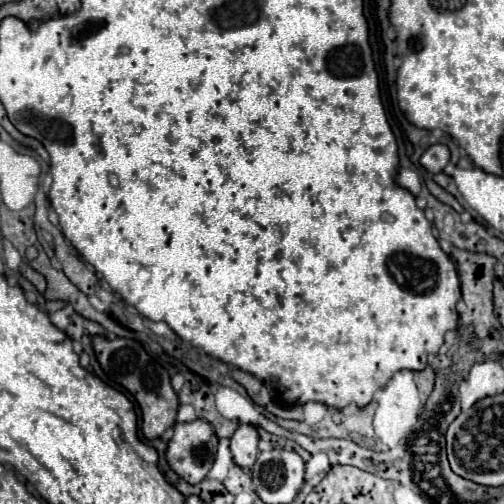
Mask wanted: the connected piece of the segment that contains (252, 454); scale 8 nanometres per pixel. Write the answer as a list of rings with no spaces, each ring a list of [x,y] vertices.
[[[240,425],[230,437],[230,451],[242,469],[250,469],[258,457],[258,431],[252,425]]]

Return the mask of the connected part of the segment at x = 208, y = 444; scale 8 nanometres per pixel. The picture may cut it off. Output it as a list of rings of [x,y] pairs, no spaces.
[[[198,419],[198,421],[192,421],[192,423],[176,423],[174,435],[168,441],[166,461],[176,475],[180,475],[184,481],[194,485],[194,483],[200,483],[206,477],[206,473],[210,471],[210,467],[214,463],[217,445],[218,437],[214,435],[214,431],[210,429],[210,425],[206,421]]]

